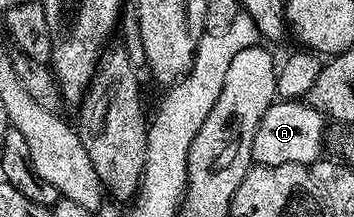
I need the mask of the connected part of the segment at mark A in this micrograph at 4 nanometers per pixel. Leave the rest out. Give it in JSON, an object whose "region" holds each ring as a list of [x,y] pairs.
{"region":[[[279,99],[264,110],[256,138],[252,146],[252,161],[258,166],[280,166],[281,164],[311,165],[323,159],[322,143],[326,140],[326,124],[323,113],[308,102]]]}

